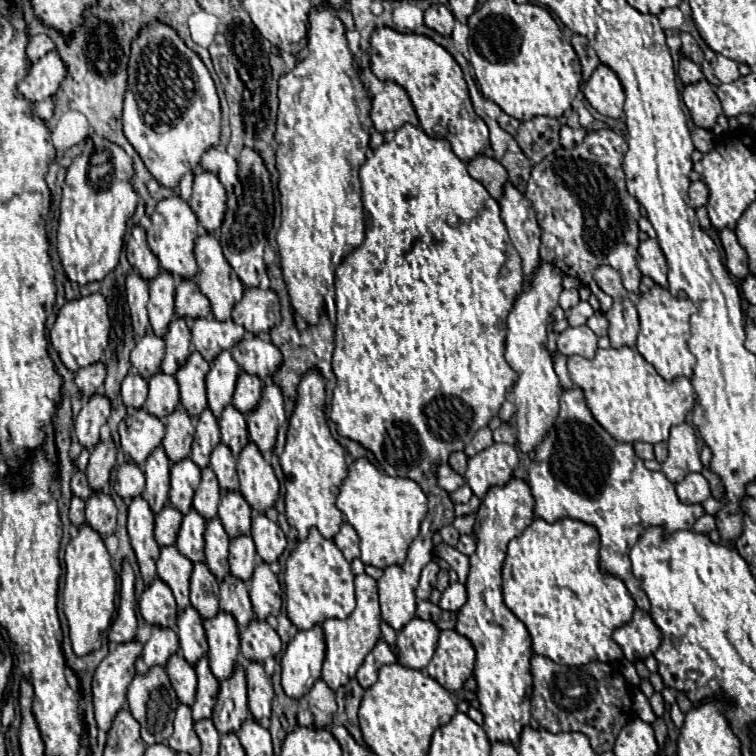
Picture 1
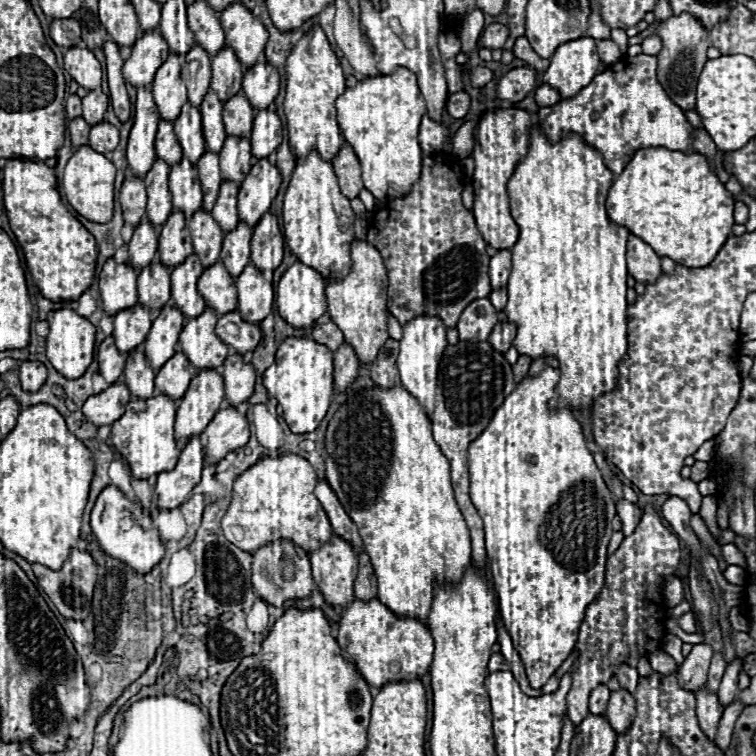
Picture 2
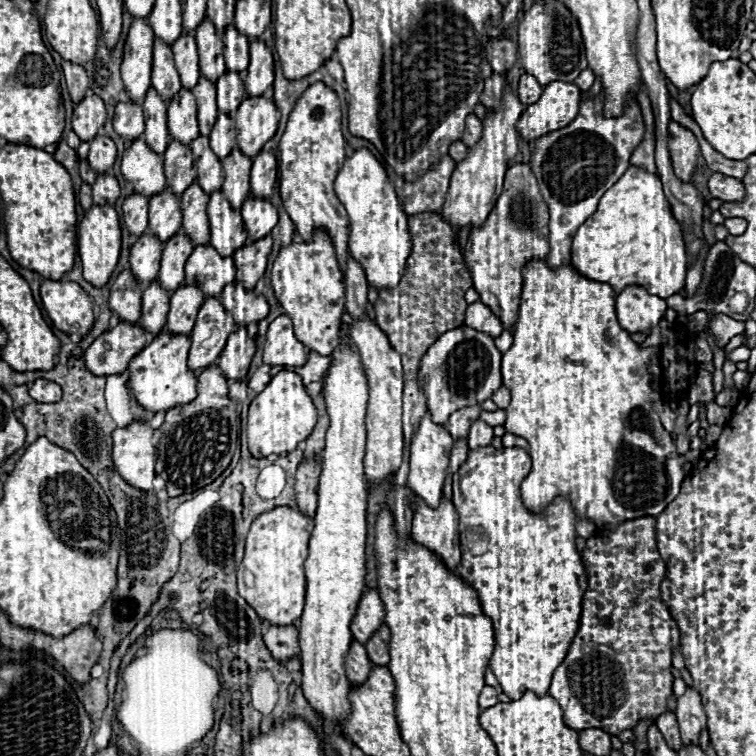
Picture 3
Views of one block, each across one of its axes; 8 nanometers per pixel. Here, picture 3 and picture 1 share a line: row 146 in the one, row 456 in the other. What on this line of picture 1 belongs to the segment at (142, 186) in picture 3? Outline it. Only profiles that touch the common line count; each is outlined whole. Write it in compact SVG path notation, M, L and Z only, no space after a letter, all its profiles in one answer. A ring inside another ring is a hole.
M130 408L128 416L120 422L120 446L138 466L142 466L150 452L160 446L164 434L164 424L144 408Z

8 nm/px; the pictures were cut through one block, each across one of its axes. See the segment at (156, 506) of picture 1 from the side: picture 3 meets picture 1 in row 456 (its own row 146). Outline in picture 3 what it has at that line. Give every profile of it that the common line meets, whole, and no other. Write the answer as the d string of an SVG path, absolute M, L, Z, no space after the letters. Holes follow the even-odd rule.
M154 88L146 92L144 98L144 118L146 118L146 130L144 130L144 140L148 148L156 154L164 154L168 144L170 144L170 134L166 126L166 106L158 94L154 94Z

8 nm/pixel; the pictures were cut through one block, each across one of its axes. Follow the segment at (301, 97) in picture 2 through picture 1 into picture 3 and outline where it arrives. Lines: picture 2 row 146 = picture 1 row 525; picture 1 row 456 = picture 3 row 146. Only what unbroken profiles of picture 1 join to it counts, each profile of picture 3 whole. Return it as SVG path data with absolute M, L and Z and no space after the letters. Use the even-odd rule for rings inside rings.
M324 82L308 86L294 104L280 140L280 152L280 196L286 212L304 240L310 240L314 230L326 228L334 242L340 268L344 270L348 254L348 216L334 192L334 178L346 158L346 140L342 136L340 100Z

